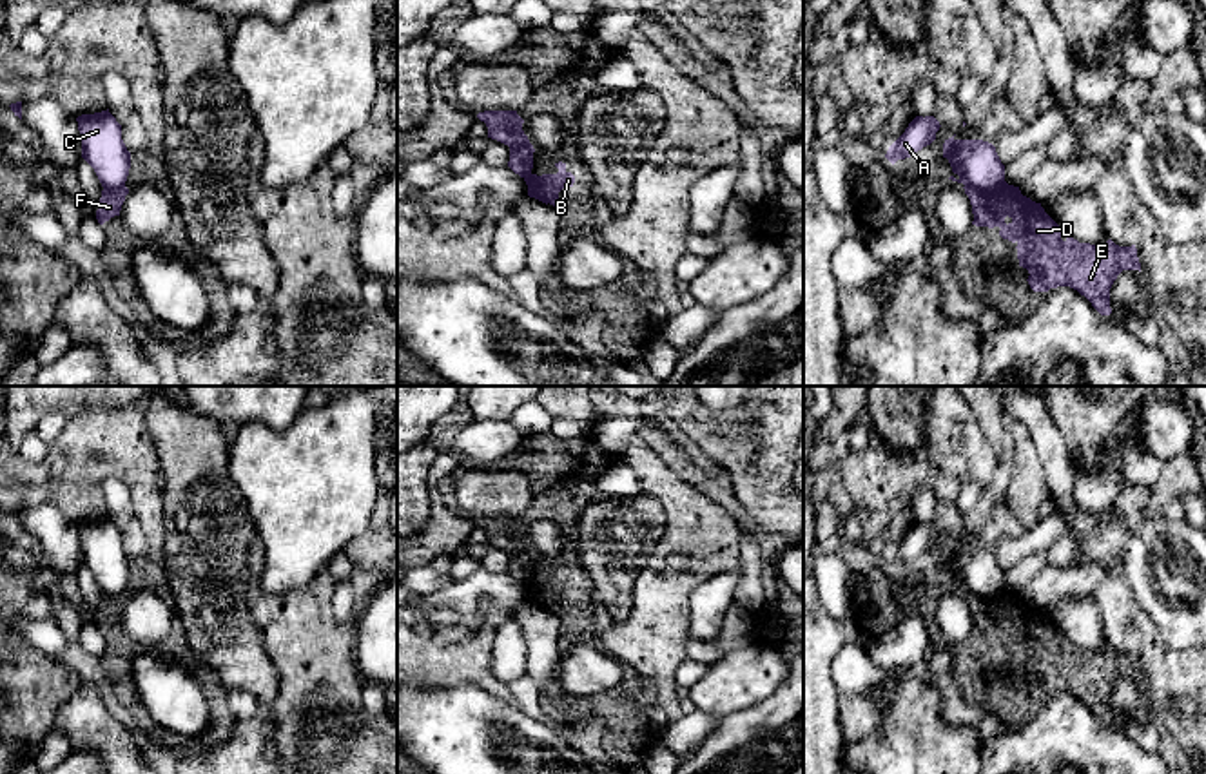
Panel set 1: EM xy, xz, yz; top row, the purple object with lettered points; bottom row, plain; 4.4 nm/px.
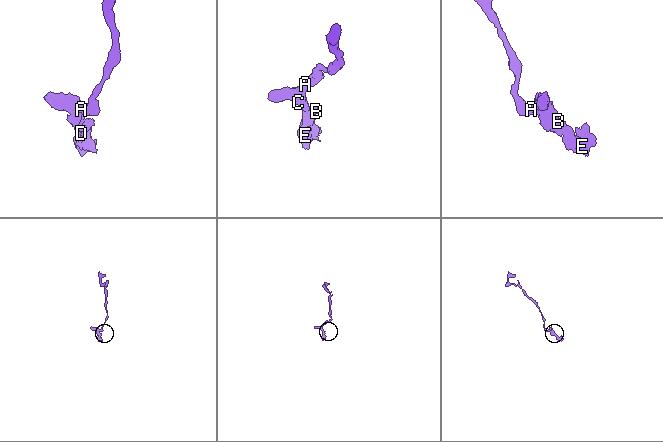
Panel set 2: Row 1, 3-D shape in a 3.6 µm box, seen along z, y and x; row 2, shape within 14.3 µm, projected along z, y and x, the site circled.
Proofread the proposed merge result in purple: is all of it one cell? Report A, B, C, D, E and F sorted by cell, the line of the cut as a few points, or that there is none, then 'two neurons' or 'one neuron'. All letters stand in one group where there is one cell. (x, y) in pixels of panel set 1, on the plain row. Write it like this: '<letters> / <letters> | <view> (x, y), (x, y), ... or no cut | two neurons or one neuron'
A C / B D E F | yz (1005, 588), (987, 599), (965, 591) | two neurons

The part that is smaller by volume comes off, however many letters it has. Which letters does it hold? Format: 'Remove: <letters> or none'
Remove: B, D, E, F

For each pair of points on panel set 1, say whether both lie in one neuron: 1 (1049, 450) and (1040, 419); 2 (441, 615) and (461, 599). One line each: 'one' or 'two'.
1: one
2: two

